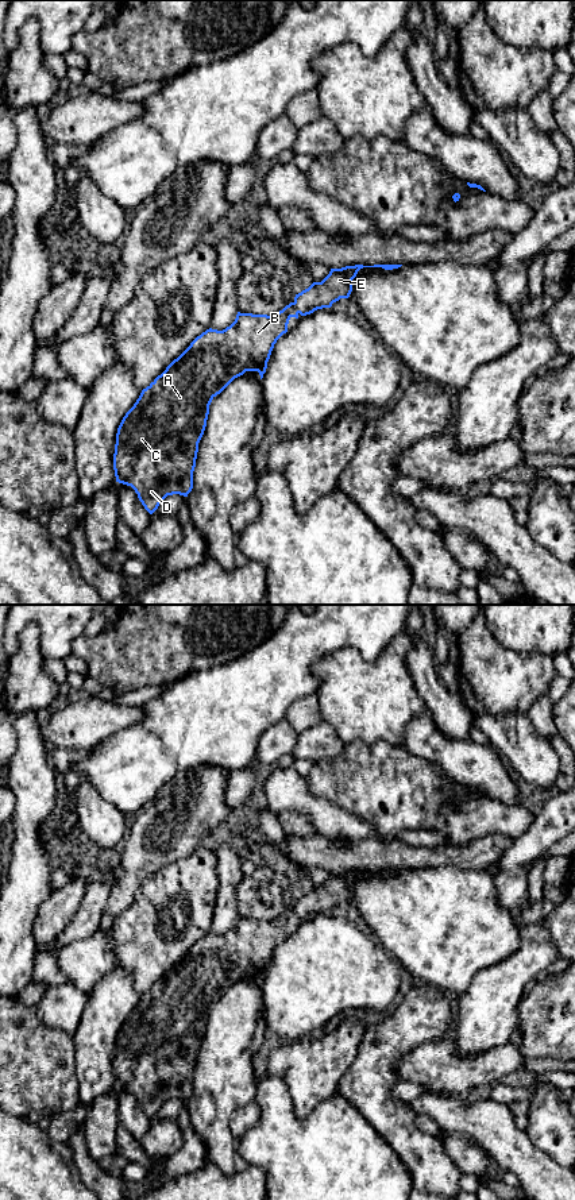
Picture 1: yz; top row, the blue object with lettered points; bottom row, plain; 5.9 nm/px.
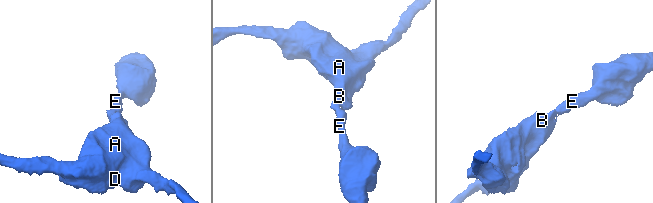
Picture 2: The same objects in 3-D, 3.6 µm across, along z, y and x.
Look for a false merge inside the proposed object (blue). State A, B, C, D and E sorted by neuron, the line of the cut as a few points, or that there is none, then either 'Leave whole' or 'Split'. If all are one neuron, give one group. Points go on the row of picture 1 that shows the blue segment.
Groups: A B C D E. No split. Leave whole

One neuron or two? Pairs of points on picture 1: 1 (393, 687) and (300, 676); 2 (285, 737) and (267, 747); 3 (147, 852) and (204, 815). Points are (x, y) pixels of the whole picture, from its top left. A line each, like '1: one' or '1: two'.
1: two
2: one
3: one

